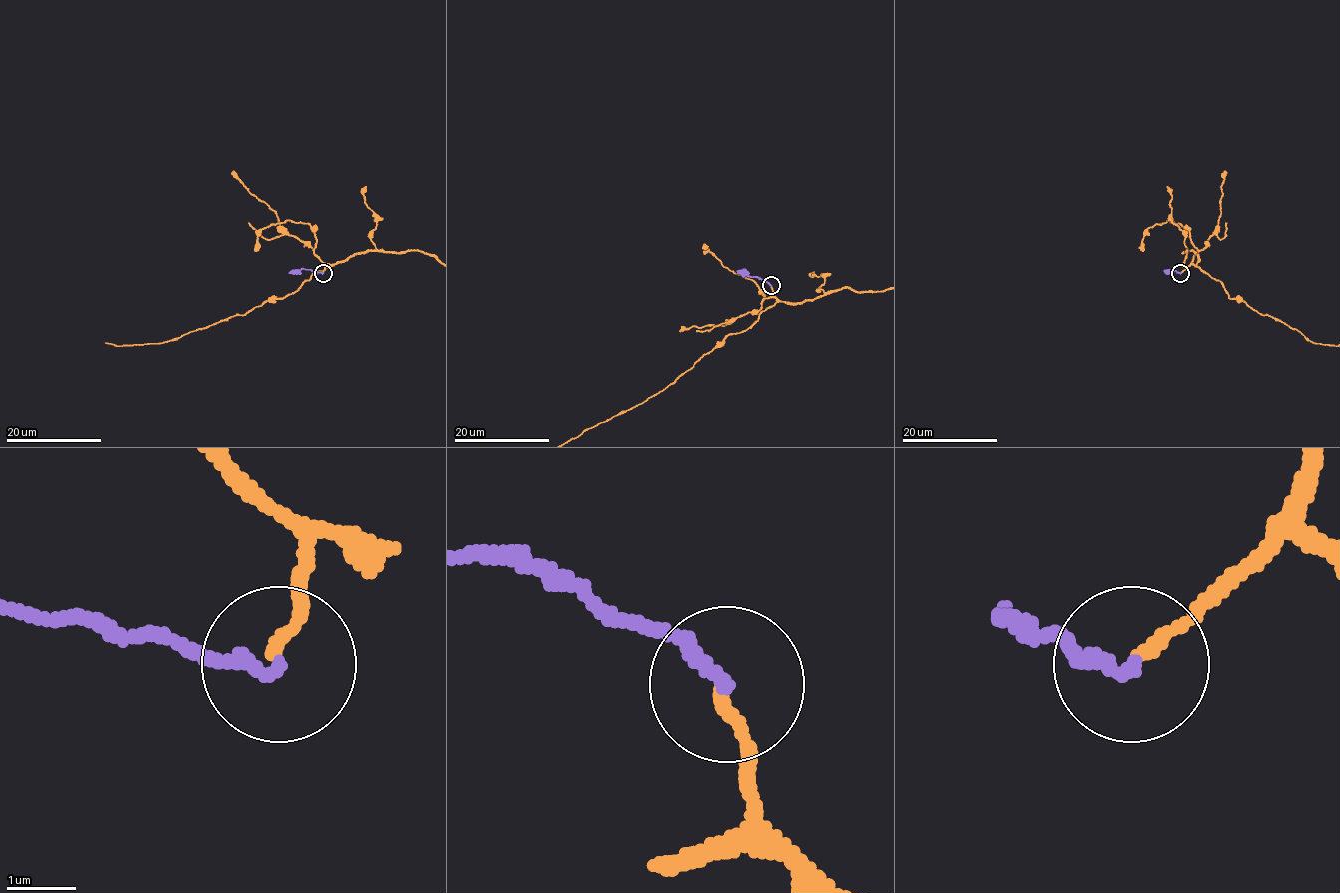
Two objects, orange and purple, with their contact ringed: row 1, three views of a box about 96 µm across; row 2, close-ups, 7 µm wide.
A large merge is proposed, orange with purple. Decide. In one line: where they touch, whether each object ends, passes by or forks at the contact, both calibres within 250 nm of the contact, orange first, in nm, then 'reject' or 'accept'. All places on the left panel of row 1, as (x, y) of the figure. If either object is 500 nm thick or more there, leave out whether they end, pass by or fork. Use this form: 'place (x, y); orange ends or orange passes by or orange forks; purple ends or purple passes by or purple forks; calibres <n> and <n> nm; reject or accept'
place (323, 273); orange ends; purple ends; calibres 170 and 220 nm; accept

